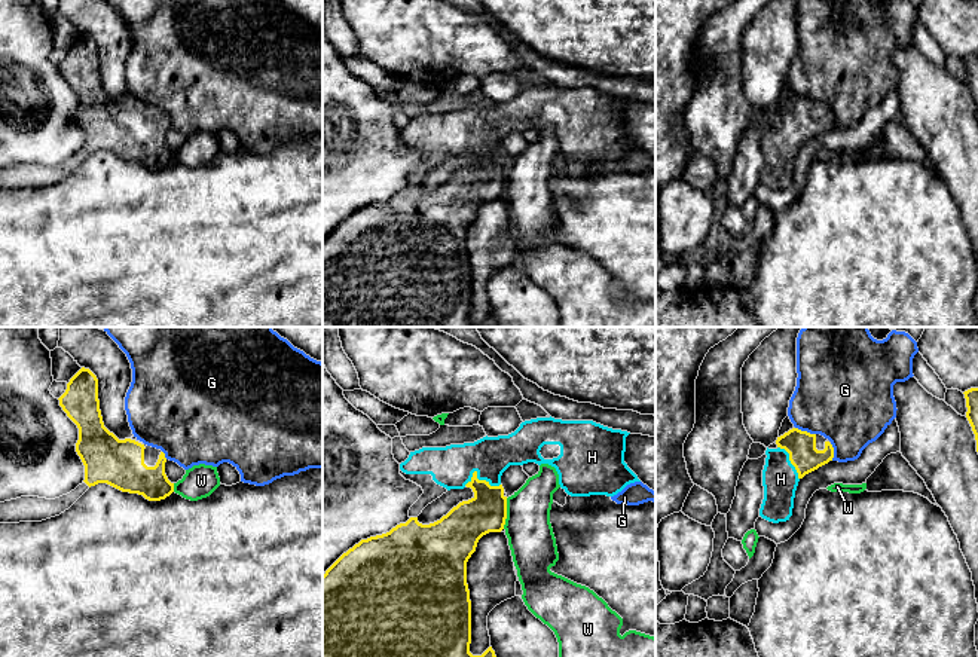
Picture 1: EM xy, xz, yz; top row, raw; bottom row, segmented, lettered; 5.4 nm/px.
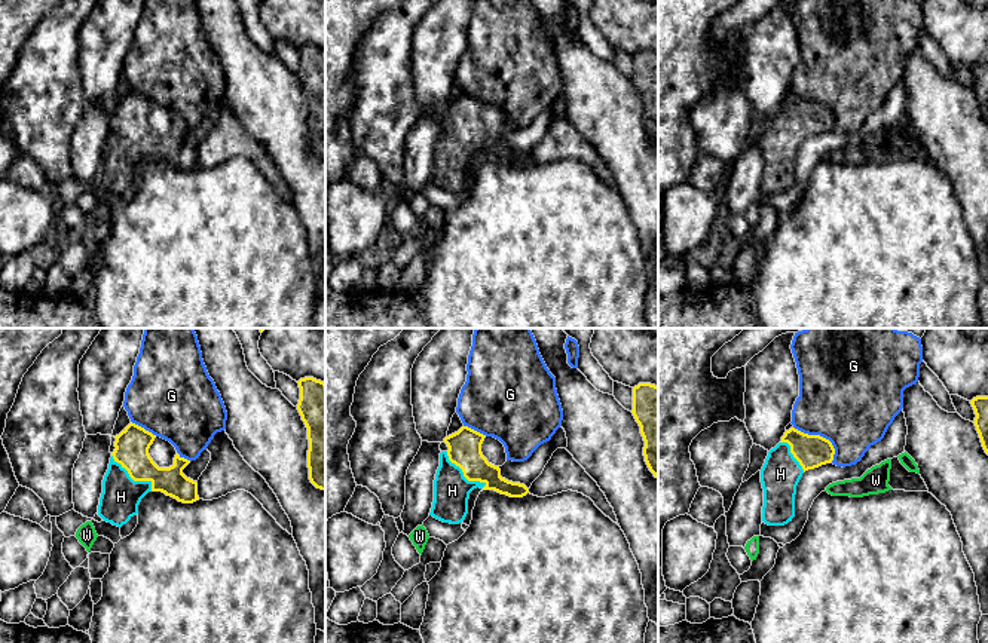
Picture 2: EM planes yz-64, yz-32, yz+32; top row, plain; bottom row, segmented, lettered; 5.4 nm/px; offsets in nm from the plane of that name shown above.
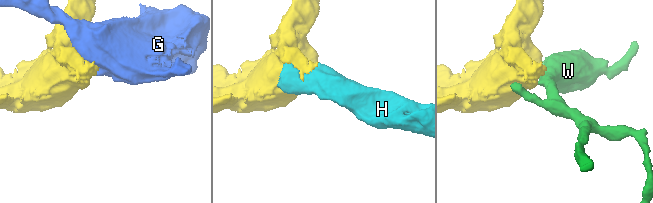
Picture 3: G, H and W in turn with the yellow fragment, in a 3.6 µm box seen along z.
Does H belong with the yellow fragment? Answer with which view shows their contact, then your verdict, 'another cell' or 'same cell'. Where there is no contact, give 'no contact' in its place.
xz | same cell

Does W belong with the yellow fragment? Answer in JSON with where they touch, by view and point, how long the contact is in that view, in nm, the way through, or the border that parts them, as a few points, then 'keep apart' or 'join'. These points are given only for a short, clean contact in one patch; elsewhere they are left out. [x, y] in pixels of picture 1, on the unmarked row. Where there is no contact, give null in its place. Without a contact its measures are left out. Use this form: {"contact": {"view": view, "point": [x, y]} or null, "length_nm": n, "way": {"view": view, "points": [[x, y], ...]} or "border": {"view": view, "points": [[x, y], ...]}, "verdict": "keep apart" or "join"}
{"contact": {"view": "xz", "point": [506, 180]}, "length_nm": 170, "verdict": "keep apart"}

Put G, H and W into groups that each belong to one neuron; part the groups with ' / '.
G / H / W

